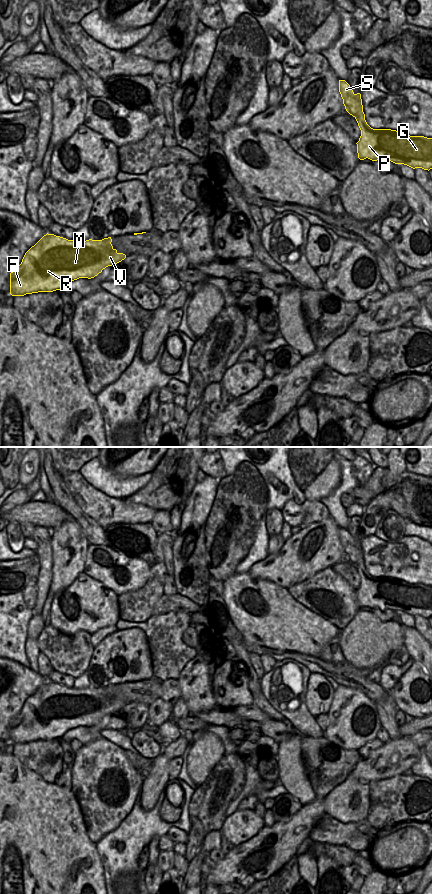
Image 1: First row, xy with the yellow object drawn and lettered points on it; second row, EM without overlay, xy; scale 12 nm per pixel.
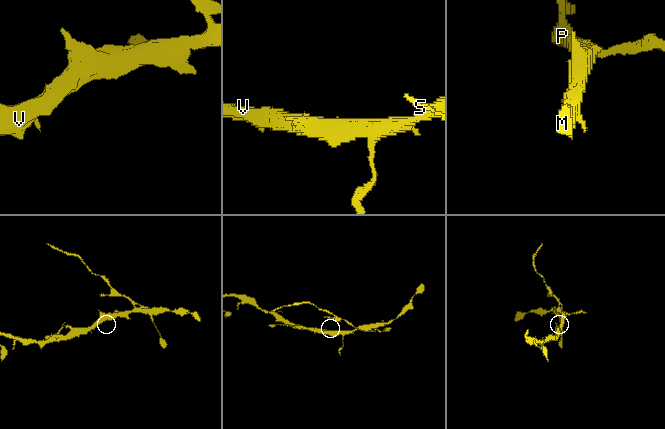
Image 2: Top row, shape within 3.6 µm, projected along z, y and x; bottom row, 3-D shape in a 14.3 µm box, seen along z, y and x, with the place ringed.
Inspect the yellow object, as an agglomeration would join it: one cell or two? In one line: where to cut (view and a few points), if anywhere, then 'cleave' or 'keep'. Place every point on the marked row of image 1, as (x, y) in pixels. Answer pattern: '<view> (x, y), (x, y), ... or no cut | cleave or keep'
xy (355, 116), (362, 121), (364, 120) | cleave

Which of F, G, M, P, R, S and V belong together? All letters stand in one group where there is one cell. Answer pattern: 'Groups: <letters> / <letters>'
Groups: F G M P R V / S

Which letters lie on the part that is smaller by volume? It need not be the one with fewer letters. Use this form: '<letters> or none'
S

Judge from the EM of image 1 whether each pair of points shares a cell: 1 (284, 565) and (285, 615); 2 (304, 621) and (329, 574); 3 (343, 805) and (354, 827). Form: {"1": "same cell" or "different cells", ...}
{"1": "different cells", "2": "different cells", "3": "different cells"}

